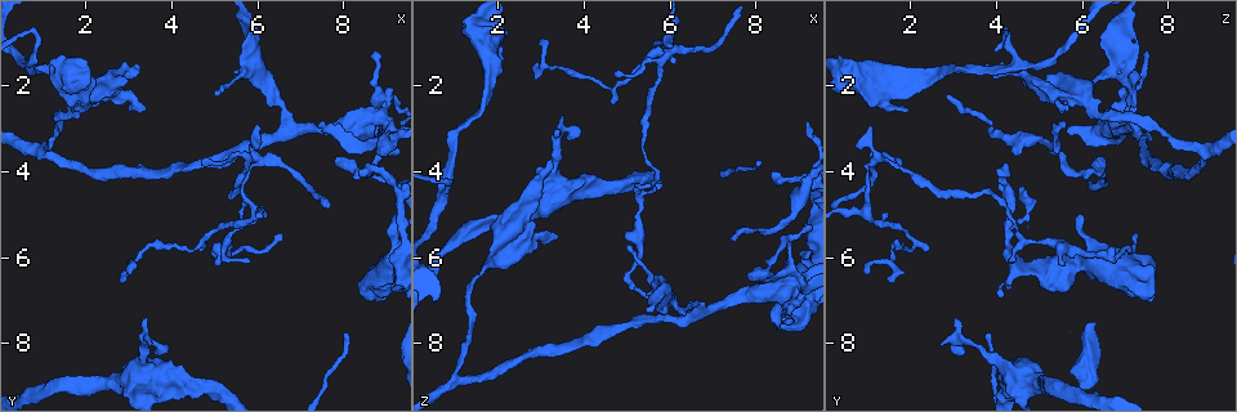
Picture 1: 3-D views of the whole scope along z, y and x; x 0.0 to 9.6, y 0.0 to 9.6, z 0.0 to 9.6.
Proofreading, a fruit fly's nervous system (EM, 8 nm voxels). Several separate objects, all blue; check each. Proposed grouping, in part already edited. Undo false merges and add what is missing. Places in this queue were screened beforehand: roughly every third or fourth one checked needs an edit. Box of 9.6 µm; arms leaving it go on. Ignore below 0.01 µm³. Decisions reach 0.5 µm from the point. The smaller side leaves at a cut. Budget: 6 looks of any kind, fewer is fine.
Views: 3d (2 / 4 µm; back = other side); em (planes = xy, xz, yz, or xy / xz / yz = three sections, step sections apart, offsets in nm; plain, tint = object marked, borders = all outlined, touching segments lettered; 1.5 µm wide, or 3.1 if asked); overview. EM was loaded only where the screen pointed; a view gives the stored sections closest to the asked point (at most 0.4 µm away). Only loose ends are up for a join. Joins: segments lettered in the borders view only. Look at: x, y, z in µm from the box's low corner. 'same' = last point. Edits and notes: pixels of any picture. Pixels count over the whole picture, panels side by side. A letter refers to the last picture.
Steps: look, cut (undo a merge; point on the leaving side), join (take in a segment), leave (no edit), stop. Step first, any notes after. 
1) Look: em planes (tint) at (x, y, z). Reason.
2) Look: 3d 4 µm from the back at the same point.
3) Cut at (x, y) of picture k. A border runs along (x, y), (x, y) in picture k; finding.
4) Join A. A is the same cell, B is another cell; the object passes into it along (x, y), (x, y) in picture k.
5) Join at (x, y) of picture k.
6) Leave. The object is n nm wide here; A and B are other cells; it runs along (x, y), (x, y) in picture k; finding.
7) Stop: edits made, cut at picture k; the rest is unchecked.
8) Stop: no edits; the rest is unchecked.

Look: 3d 2 µm at (2.80, 2.25, 5.50). Calibre changes.

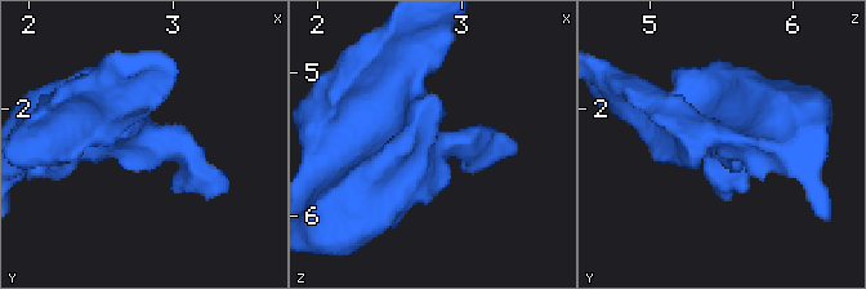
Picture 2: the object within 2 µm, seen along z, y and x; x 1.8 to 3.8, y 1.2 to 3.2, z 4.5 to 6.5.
Look: em xz step 4 (tint) at (2.86, 2.22, 5.56).

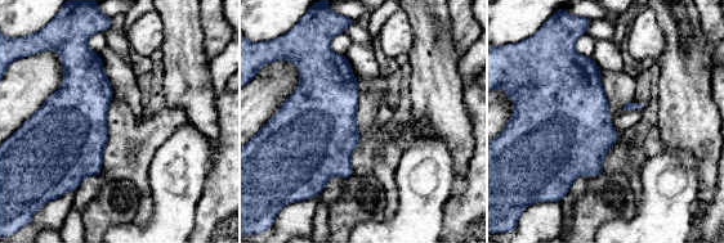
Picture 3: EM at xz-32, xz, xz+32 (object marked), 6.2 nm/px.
Look: em planes (borders) at the same point.

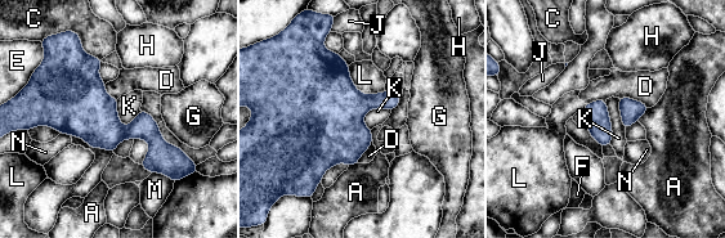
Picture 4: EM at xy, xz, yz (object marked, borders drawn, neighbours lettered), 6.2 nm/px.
Leave. The object is 150 nm wide here; A, C, D, E, F, G, H, J, K, L, M and N are other cells; a border runs along (116, 99), (116, 113), (125, 128) in picture 4; continuous, no second neuron.

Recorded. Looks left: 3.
Look: em xz step 4 (tint) at (4.65, 3.70, 1.75). Tapers out.

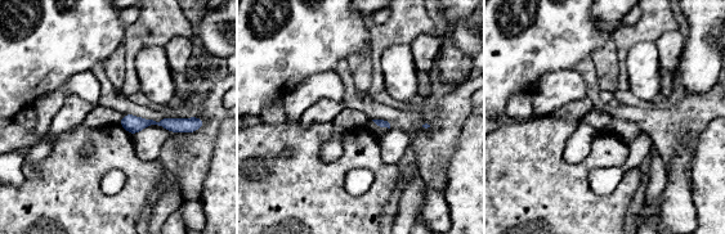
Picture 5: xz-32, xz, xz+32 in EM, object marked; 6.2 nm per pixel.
Look: em planes (borders) at the same point. Cut it another way.

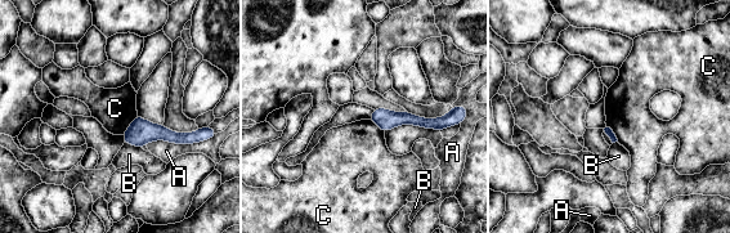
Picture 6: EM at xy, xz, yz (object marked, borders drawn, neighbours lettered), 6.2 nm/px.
Leave. A, B and C are other cells; a border runs along (137, 115), (122, 134) in picture 6; none of them fits.

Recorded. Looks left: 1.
Stop: no edits; the rest is unchecked.

